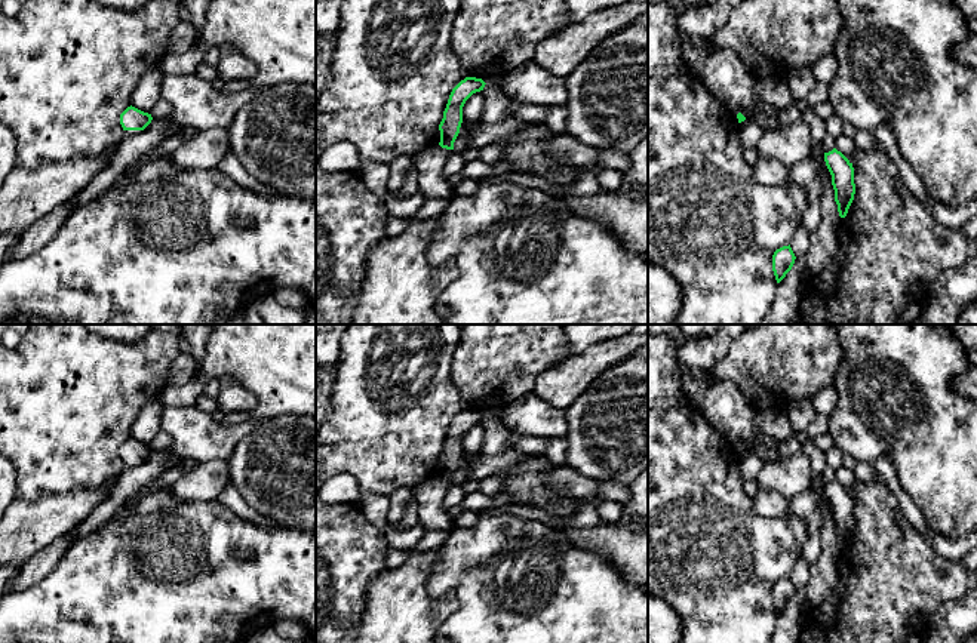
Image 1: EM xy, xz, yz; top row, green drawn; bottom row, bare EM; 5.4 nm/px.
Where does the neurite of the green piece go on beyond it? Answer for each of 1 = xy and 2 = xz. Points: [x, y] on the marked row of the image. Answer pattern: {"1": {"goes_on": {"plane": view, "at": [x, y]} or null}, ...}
{"1": {"goes_on": null}, "2": {"goes_on": null}}

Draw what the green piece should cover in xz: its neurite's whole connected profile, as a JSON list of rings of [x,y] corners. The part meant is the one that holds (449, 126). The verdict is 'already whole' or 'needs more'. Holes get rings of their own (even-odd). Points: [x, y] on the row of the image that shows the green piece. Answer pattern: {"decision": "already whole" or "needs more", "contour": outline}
{"decision": "already whole", "contour": [[[466,77],[452,89],[439,124],[442,148],[454,150],[463,123],[463,107],[473,93],[483,90],[485,84],[482,79]]]}

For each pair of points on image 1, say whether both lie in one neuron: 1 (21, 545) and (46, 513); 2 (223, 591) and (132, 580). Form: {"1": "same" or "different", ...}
{"1": "same", "2": "same"}

